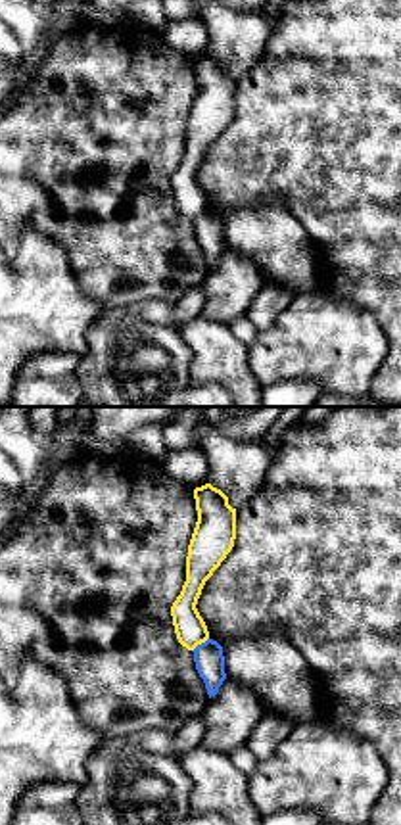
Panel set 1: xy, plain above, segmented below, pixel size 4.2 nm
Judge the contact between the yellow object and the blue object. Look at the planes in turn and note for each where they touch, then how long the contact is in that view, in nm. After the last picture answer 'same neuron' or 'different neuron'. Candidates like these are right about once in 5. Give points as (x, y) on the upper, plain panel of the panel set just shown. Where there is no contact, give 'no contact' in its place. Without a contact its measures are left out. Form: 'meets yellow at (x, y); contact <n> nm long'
meets yellow at (200, 213); contact 90 nm long

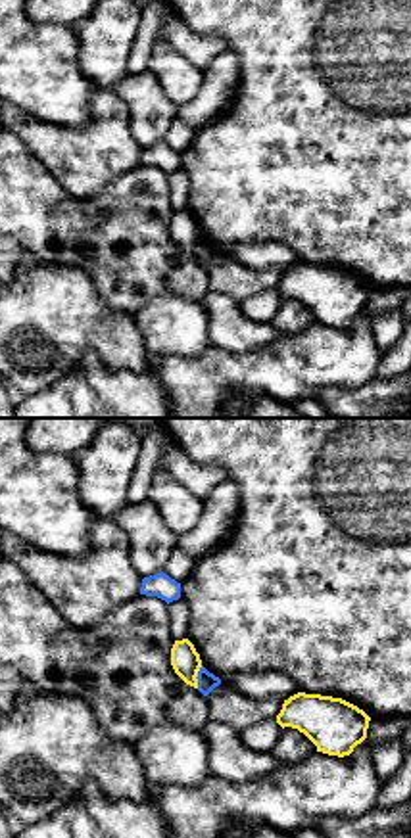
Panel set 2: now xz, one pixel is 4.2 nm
meets yellow at (196, 246); contact 100 nm long

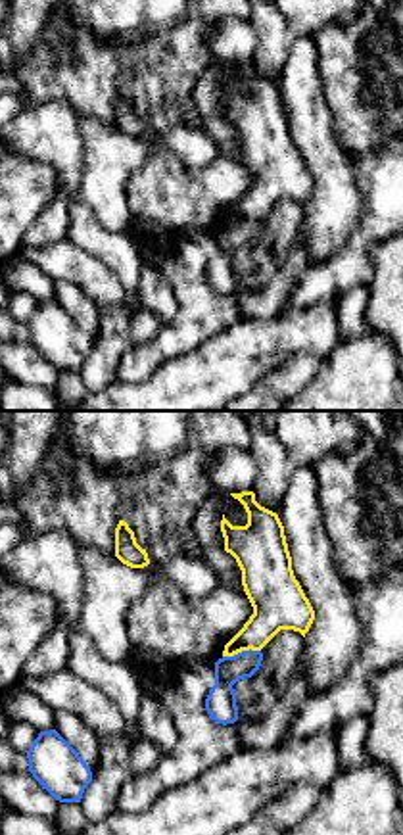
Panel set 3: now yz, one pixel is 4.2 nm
meets yellow at (240, 221); contact 160 nm long

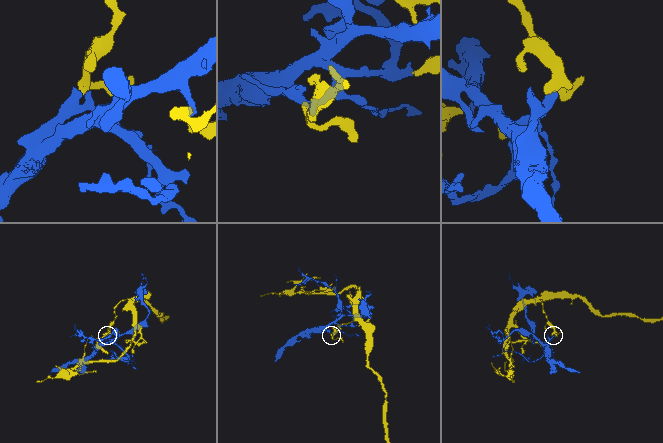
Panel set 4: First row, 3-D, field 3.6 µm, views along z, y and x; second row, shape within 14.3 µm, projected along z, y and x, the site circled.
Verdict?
different neuron

